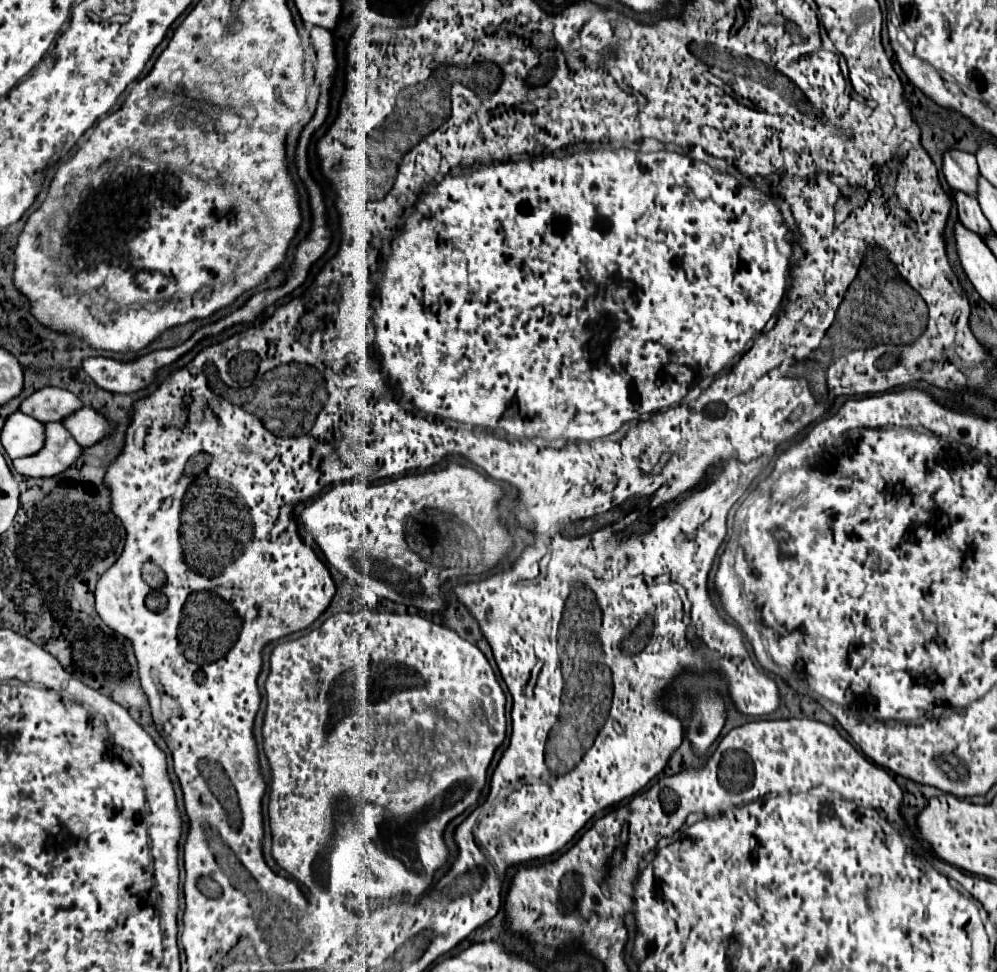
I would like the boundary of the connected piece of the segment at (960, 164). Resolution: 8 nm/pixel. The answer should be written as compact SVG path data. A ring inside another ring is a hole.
M959 150L945 152L943 174L953 190L977 198L977 176L981 174L979 174L977 160L973 154L959 152Z

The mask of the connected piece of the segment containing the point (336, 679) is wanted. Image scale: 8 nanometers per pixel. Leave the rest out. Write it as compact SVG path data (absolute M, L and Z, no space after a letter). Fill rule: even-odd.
M339 612L327 618L321 628L311 630L307 636L279 642L275 646L271 654L271 672L265 688L267 710L263 718L263 752L271 770L269 828L273 838L271 852L275 862L317 896L321 890L327 890L335 898L353 896L365 902L373 898L395 900L403 894L415 898L423 896L431 888L435 872L449 858L449 850L443 840L445 824L461 816L479 800L479 794L487 782L487 768L493 760L493 754L505 740L505 694L483 652L475 644L459 638L453 630L433 624L431 620L421 616L409 616L408 613ZM347 772L355 772L355 782L347 782ZM353 802L369 804L365 804L365 810L353 810L353 806L349 806ZM365 872L369 872L369 884L361 880Z

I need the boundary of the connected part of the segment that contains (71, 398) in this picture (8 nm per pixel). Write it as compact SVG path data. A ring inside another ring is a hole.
M47 386L31 394L27 400L23 400L21 412L45 424L45 422L63 422L67 416L71 416L71 412L81 410L81 406L83 402L75 394Z

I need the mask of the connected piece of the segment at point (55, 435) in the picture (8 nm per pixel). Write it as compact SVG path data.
M45 424L47 442L41 452L21 460L13 460L15 470L29 478L51 478L83 456L83 448L73 440L63 424Z

